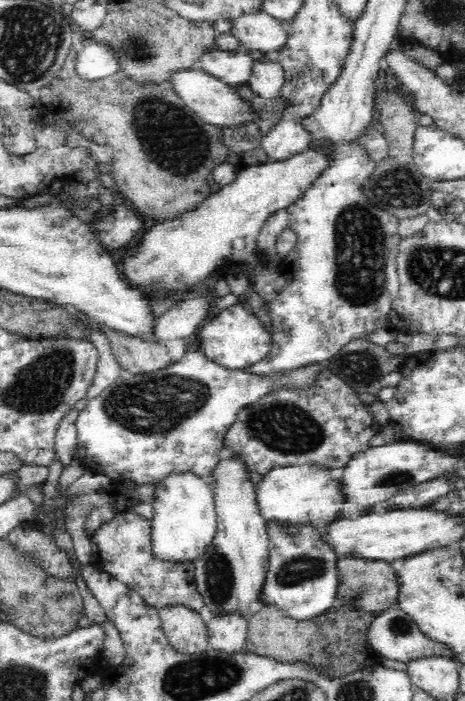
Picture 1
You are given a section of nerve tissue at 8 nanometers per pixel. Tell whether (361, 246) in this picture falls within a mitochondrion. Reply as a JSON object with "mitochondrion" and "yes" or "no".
{"mitochondrion":"yes"}

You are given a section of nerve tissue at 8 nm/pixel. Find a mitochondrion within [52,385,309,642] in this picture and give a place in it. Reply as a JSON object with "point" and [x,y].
{"point":[218,580]}

